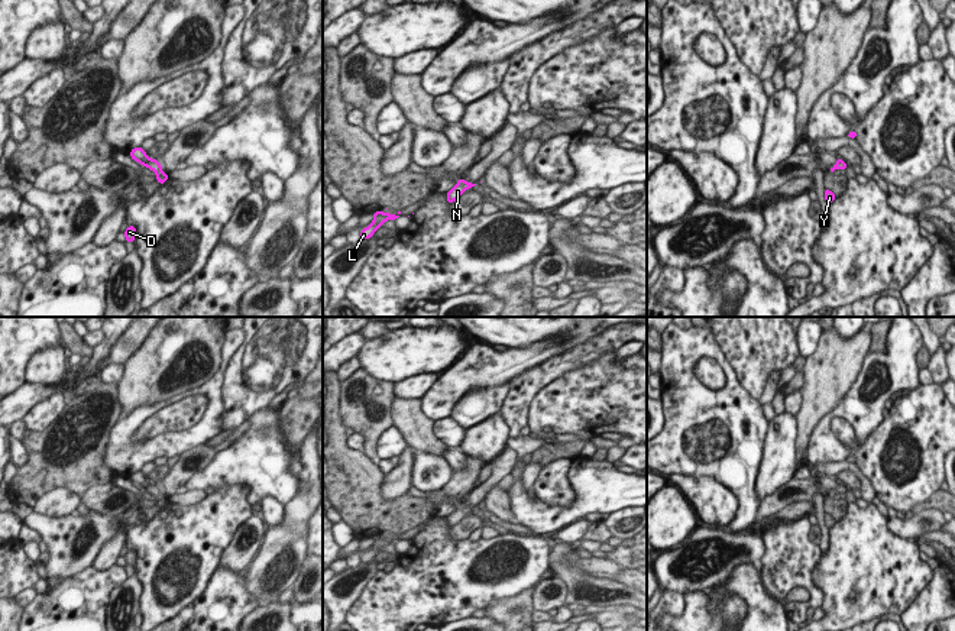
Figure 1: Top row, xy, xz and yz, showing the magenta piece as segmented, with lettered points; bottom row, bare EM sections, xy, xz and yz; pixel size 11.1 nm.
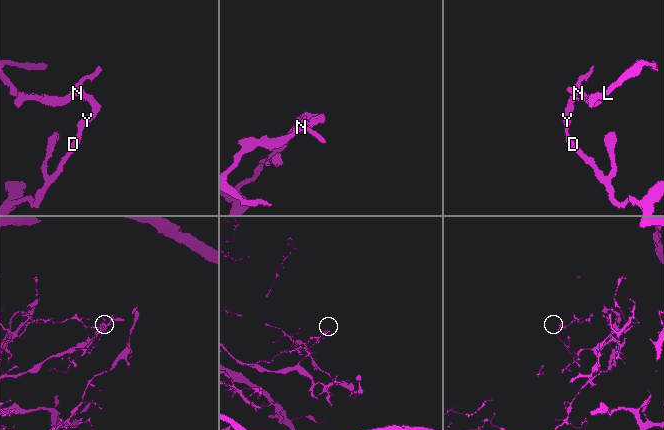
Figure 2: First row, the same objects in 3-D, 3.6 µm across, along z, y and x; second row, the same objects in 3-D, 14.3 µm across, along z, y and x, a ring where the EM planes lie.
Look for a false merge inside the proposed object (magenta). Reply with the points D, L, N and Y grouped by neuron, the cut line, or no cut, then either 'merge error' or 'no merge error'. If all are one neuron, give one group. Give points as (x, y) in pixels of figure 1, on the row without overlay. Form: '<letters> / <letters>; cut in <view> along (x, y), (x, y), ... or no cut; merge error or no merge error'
D Y / L N; cut in xy along (149, 482), (143, 489); merge error

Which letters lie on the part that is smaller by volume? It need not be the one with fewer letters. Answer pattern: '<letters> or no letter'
L, N

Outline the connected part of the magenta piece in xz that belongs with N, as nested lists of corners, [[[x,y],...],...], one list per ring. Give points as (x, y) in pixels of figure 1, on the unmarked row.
[[[460,502],[457,505],[457,508],[449,515],[446,517],[446,521],[447,521],[447,527],[454,527],[456,524],[460,522],[460,520],[467,514],[470,512],[473,508],[472,507],[467,507],[464,505],[463,502]]]

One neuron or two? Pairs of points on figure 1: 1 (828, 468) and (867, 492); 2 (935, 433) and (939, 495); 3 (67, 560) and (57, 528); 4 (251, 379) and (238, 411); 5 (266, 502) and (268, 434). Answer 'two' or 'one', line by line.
1: one
2: two
3: one
4: one
5: two

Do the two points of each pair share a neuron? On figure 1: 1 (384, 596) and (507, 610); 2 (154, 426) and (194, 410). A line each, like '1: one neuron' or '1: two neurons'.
1: two neurons
2: one neuron

